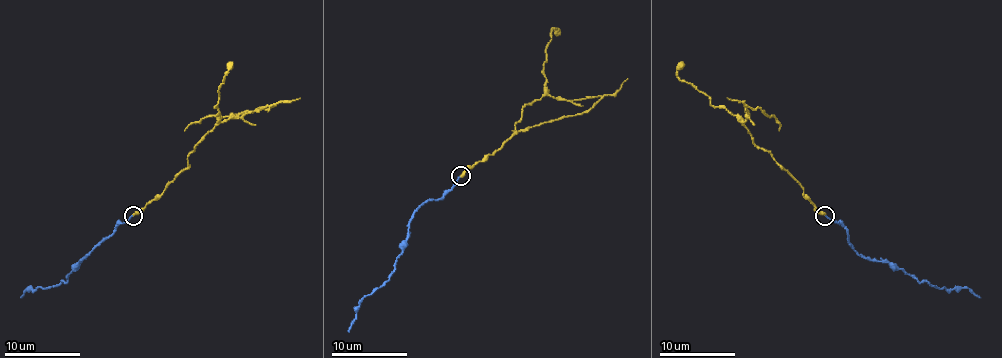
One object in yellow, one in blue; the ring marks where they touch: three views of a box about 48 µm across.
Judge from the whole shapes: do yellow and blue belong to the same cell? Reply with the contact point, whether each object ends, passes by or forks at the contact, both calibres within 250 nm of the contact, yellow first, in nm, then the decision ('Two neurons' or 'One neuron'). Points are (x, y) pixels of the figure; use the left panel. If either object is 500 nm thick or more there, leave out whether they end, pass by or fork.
Place: (133, 215). At the ring yellow ends. At the ring blue ends. Thickness 300 nm (yellow) against 140 nm. Two neurons

